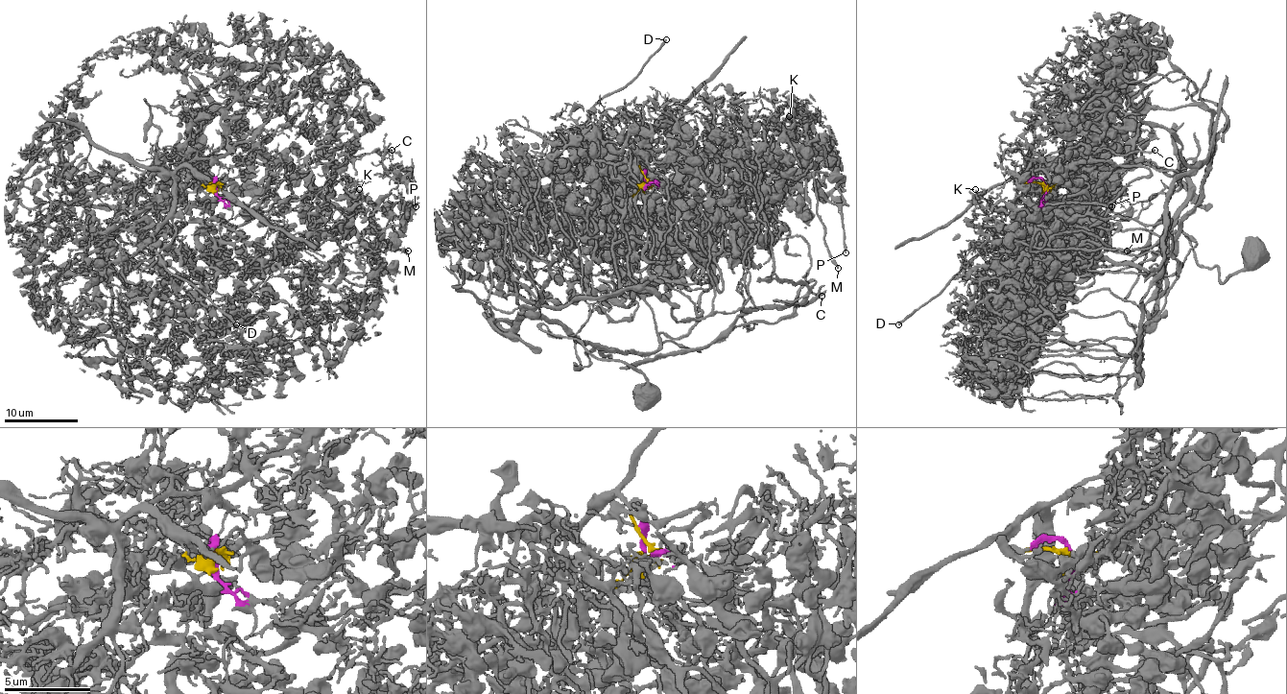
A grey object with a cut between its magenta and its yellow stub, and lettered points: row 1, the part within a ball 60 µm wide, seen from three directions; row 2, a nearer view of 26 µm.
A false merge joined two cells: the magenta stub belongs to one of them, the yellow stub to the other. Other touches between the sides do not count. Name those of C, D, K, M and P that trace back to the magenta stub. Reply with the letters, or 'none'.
C, K, M, P

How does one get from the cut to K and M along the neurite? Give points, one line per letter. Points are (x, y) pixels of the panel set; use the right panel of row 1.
K: (1046, 187), (1041, 199), (1050, 211), (1094, 209), (1052, 205), (995, 246), (1037, 231), (1010, 237), (975, 189)
M: (1046, 187), (1050, 211), (1094, 209), (1052, 205), (993, 244), (1028, 240), (981, 248), (1127, 251)

